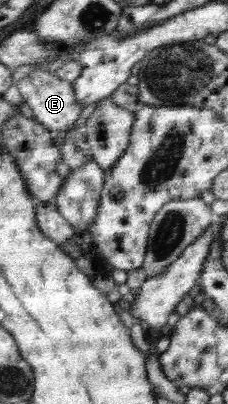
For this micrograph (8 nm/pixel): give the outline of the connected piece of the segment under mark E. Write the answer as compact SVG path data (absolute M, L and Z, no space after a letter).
M35 70L25 79L18 81L17 87L20 95L24 98L23 102L28 103L30 109L32 109L33 119L49 128L53 133L59 132L62 134L70 131L70 127L78 119L84 108L76 100L74 83L59 78L53 72Z

